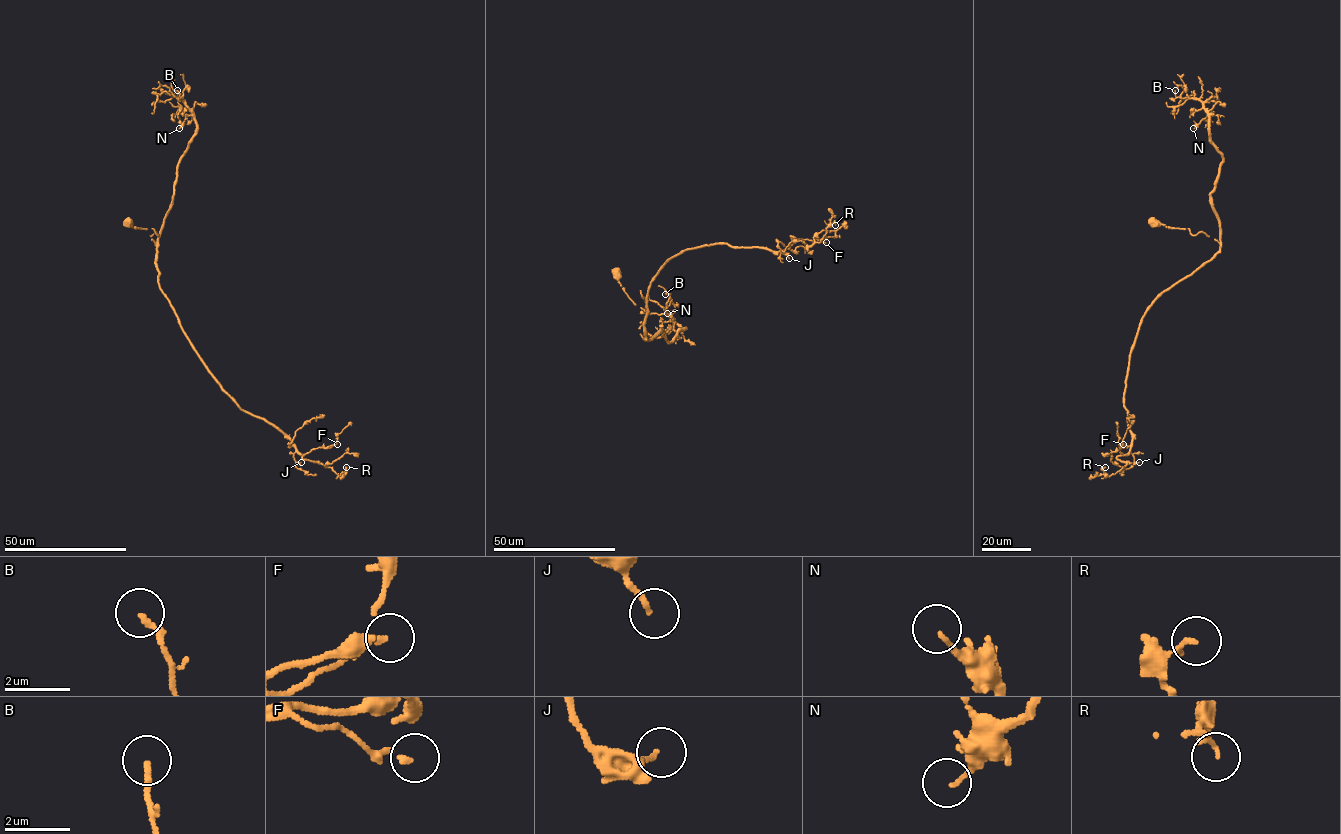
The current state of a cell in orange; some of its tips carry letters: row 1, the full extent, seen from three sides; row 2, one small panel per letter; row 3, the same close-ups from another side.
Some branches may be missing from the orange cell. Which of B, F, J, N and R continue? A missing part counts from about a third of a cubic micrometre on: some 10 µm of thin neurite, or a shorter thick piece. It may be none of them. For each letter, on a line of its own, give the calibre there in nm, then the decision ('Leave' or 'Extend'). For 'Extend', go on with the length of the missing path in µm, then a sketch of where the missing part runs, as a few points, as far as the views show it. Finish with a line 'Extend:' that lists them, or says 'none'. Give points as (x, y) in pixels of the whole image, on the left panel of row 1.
B: Thickness 190 nm. Leave
F: Thickness 150 nm. Extend. Missing length about 9 µm
J: Thickness 130 nm. Leave
N: Thickness 130 nm. Leave
R: Thickness 150 nm. Leave
Extend: F

